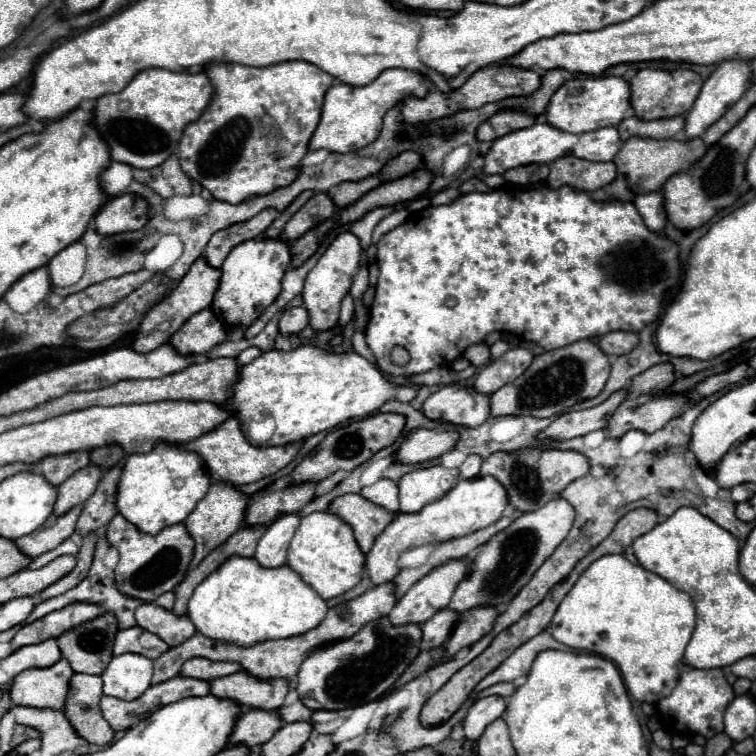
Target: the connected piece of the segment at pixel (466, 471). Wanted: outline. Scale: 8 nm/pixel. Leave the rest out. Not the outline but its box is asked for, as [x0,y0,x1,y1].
[461,454,481,478]

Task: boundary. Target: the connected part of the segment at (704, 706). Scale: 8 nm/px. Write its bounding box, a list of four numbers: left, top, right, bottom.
[657,666,735,738]

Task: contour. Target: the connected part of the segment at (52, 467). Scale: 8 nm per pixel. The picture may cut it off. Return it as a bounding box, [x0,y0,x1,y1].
[41,452,89,486]

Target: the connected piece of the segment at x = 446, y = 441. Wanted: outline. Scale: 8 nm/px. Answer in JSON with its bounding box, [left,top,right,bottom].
[397,428,459,464]

